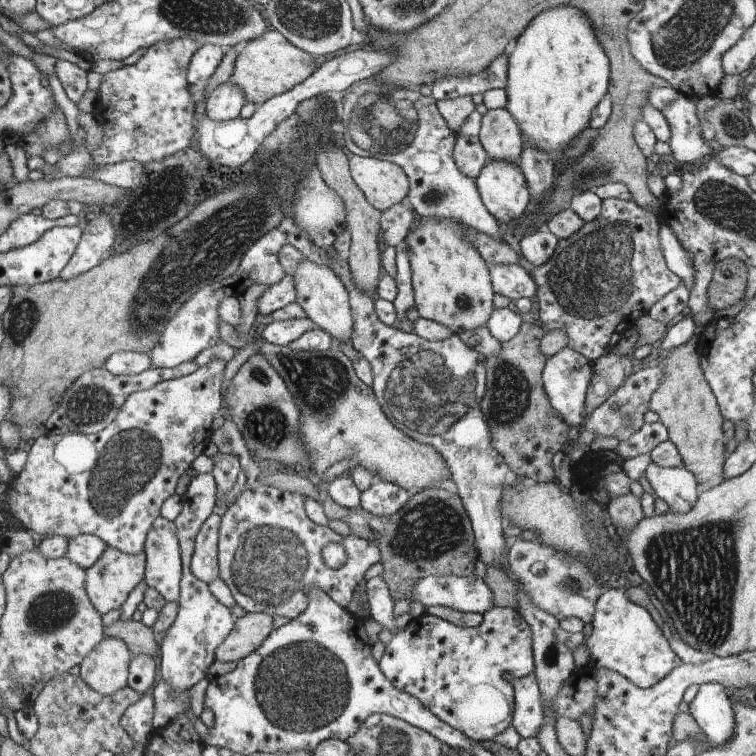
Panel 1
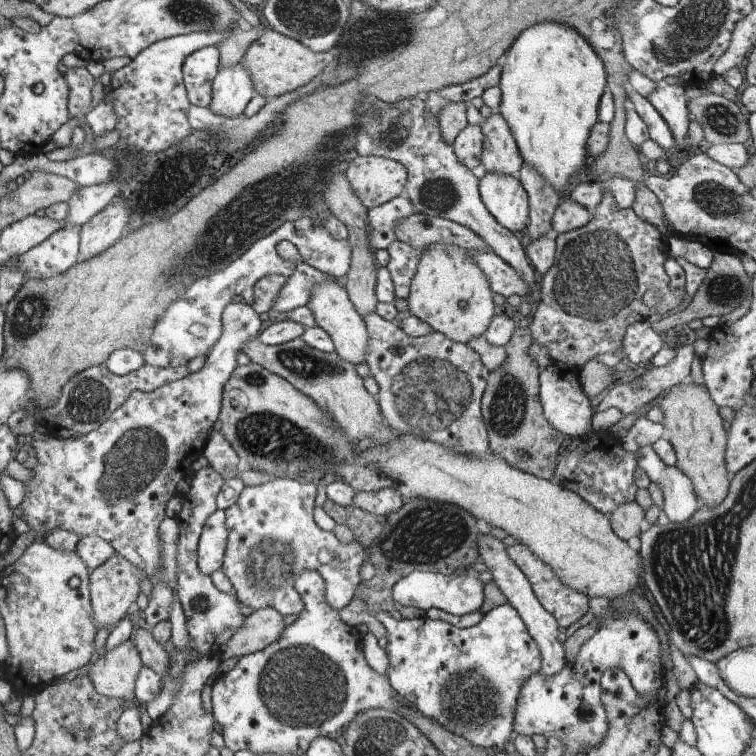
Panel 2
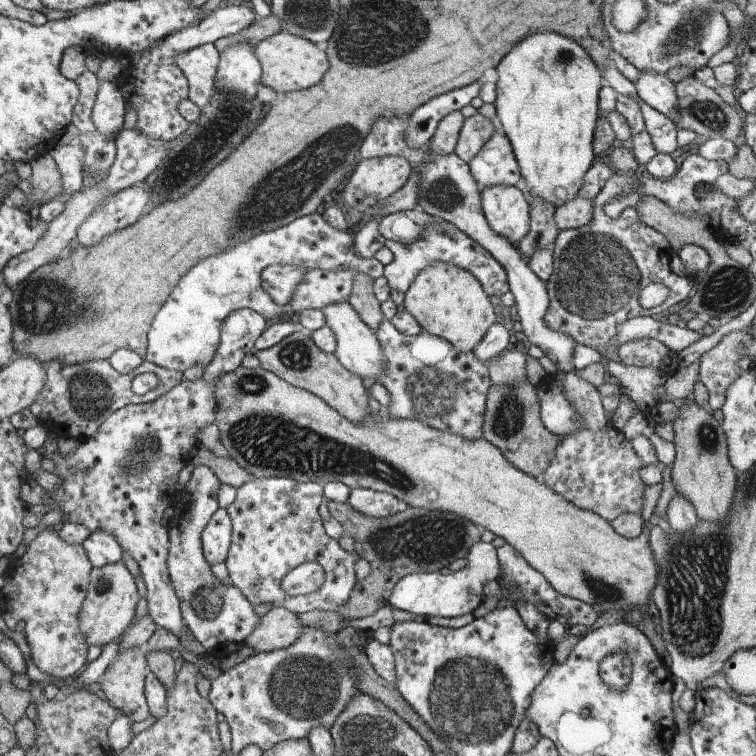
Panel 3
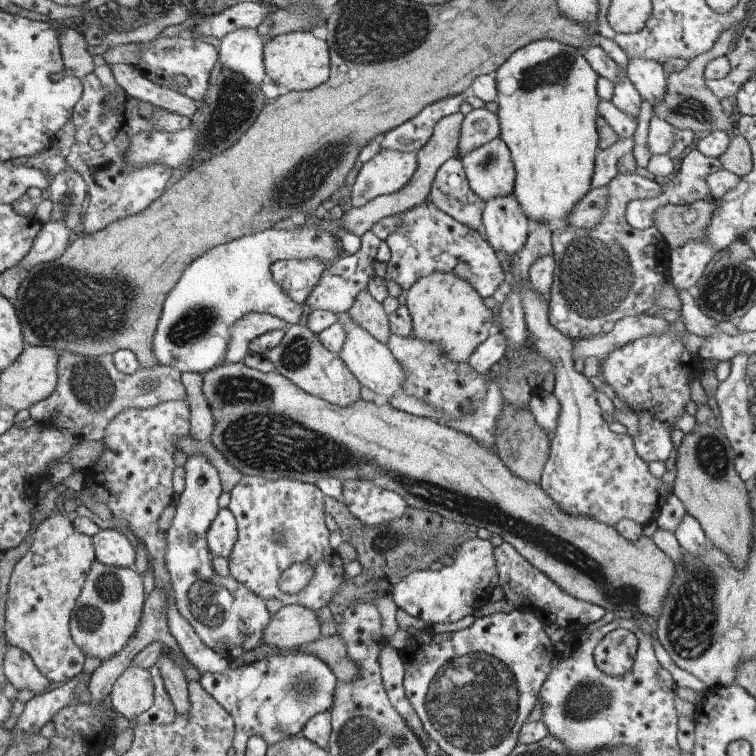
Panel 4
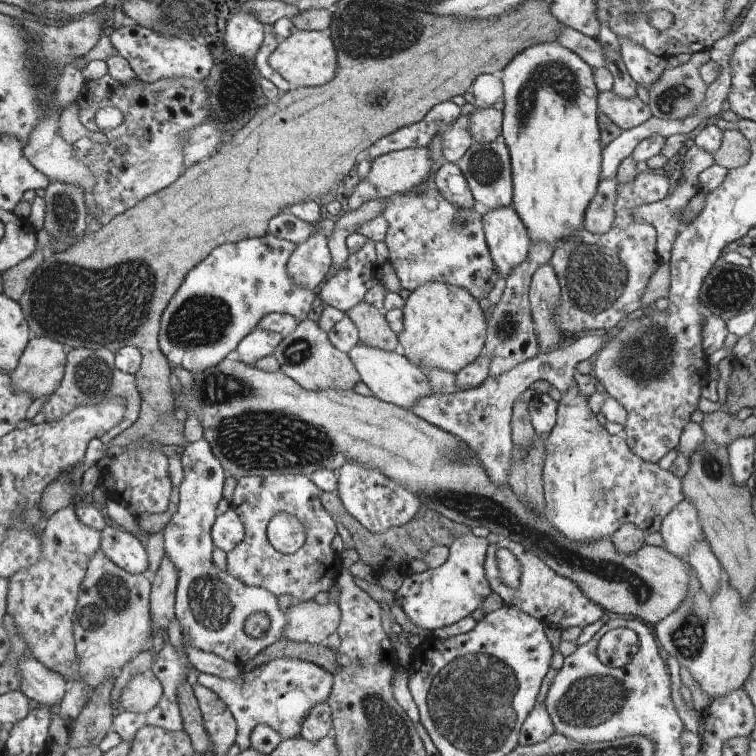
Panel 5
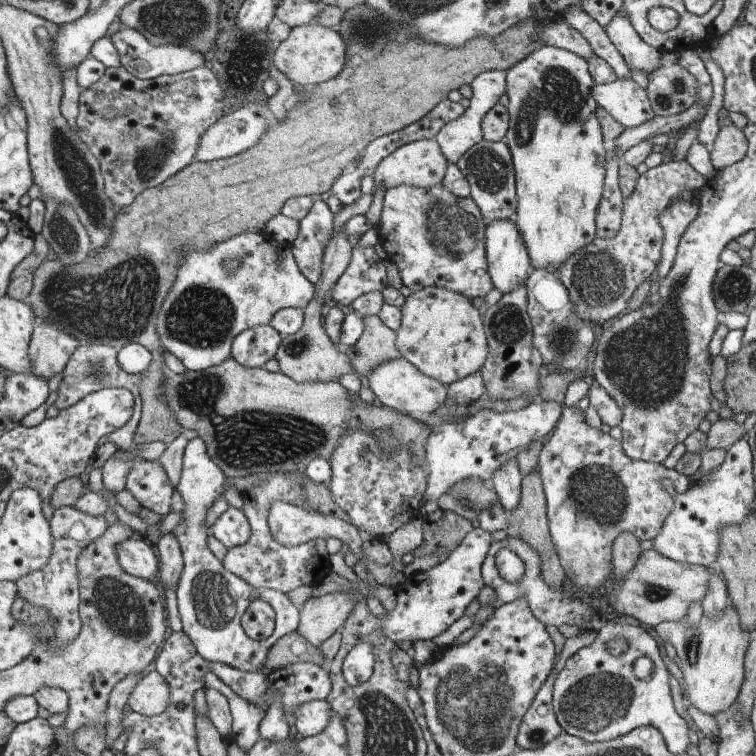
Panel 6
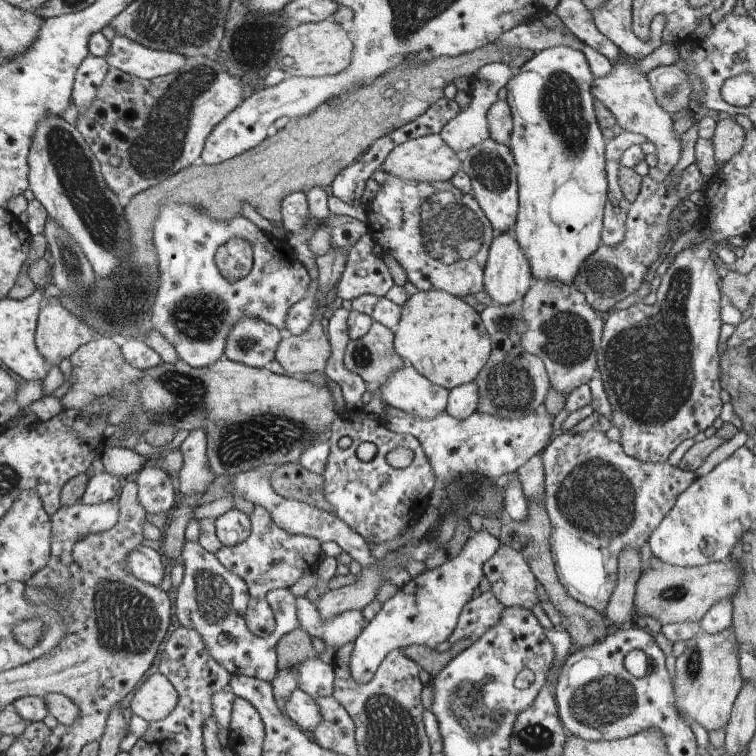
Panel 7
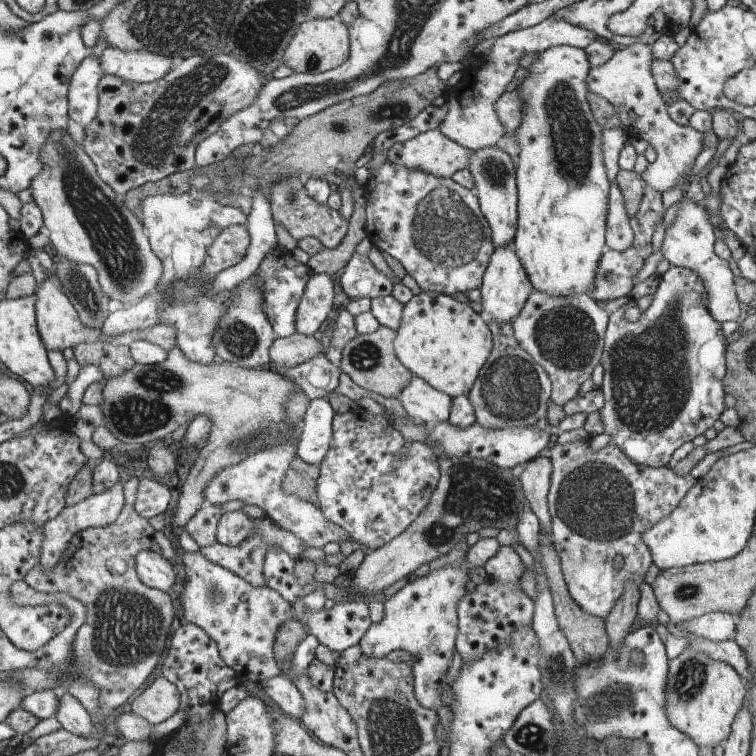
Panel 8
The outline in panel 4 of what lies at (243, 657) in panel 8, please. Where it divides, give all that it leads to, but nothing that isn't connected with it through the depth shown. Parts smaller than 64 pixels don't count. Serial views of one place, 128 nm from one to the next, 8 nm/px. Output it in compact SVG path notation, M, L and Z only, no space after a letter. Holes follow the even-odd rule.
M192 454L188 456L186 464L184 464L186 472L185 486L182 494L178 496L176 514L172 520L172 526L168 529L168 550L164 554L164 562L167 564L167 570L170 572L171 584L174 591L174 602L178 612L191 624L192 629L199 634L200 640L204 642L210 649L214 649L216 653L229 660L229 652L234 647L241 647L244 652L254 650L262 643L264 636L264 628L268 628L271 623L272 615L266 608L266 600L262 600L246 585L240 584L235 577L220 576L214 569L215 557L208 548L208 531L211 524L219 515L218 496L222 492L223 484L220 484L218 478L218 469L210 462L204 454Z

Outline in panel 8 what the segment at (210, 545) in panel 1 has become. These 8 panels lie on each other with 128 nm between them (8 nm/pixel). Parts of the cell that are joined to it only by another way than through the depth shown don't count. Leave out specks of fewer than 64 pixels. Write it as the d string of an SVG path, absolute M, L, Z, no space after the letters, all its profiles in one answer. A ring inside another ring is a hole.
M242 510L226 512L217 524L217 542L238 545L255 533L254 520Z

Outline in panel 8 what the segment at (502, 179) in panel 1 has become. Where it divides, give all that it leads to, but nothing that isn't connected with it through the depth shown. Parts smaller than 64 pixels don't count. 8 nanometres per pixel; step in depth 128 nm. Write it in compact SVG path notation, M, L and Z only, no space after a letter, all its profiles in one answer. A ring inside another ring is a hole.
M512 242L503 247L496 247L495 254L491 256L491 263L486 268L483 276L481 290L481 303L487 316L492 317L498 324L513 322L519 315L524 303L531 296L534 286L527 275L526 268L520 256L515 251L515 244Z

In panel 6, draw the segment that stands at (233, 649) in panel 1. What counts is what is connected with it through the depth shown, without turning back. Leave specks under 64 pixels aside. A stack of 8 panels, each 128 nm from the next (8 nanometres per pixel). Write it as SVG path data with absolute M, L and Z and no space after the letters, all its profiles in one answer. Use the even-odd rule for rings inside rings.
M351 592L310 597L299 610L299 626L295 631L319 647L343 626L356 603L357 596Z

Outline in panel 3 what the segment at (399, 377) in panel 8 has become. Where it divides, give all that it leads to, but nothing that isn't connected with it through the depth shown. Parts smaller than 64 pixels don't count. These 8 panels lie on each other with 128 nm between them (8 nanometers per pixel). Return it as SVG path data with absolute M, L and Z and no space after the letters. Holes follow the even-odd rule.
M362 272L356 274L348 303L368 325L368 328L378 330L385 317L382 304L376 300L375 292L372 292L372 280L373 278L368 274Z

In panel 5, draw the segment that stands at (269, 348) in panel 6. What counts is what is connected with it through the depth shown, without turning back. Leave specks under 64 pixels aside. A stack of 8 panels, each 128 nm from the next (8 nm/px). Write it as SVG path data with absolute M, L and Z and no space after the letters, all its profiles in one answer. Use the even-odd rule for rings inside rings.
M256 328L240 340L236 350L244 364L254 365L264 357L272 356L282 342L283 337L279 333Z

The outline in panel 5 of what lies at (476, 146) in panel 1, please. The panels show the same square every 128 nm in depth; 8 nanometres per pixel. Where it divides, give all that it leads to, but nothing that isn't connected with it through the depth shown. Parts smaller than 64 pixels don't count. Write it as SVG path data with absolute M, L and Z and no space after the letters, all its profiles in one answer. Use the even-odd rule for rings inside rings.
M496 108L471 110L471 132L474 143L488 143L499 139L503 132L504 112Z

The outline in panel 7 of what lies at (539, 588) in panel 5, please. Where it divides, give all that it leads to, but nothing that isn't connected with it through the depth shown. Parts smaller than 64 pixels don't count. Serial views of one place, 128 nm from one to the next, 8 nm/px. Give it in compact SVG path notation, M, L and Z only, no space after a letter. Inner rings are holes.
M501 544L498 552L484 563L484 574L491 584L491 592L495 593L495 596L506 608L526 607L531 609L534 606L542 606L542 610L549 616L552 624L563 622L561 612L551 603L551 600L540 600L538 597L539 579L531 571L530 564L522 552Z

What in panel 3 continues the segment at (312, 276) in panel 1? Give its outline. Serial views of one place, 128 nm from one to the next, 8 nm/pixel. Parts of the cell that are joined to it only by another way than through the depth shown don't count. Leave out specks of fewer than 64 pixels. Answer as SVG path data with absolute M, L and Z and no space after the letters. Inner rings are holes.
M348 302L330 304L322 309L322 312L326 316L326 325L330 326L336 334L334 354L342 362L344 368L361 379L368 378L374 380L375 383L380 383L380 376L386 366L384 366L383 346L380 345L378 335L374 330L368 328L368 325Z

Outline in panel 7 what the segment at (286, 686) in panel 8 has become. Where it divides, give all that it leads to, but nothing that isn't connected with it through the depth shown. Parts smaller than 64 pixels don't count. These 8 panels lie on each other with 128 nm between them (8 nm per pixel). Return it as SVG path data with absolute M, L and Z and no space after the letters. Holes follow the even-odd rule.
M294 689L287 697L285 712L290 720L309 735L323 722L323 714L316 698L302 692L302 689Z

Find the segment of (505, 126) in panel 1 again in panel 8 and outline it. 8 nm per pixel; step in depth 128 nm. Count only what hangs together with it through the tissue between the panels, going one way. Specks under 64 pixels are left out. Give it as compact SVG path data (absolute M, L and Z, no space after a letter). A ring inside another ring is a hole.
M497 145L473 151L467 169L472 173L483 215L492 227L492 236L497 247L509 245L518 230L519 189L517 164L511 156Z

